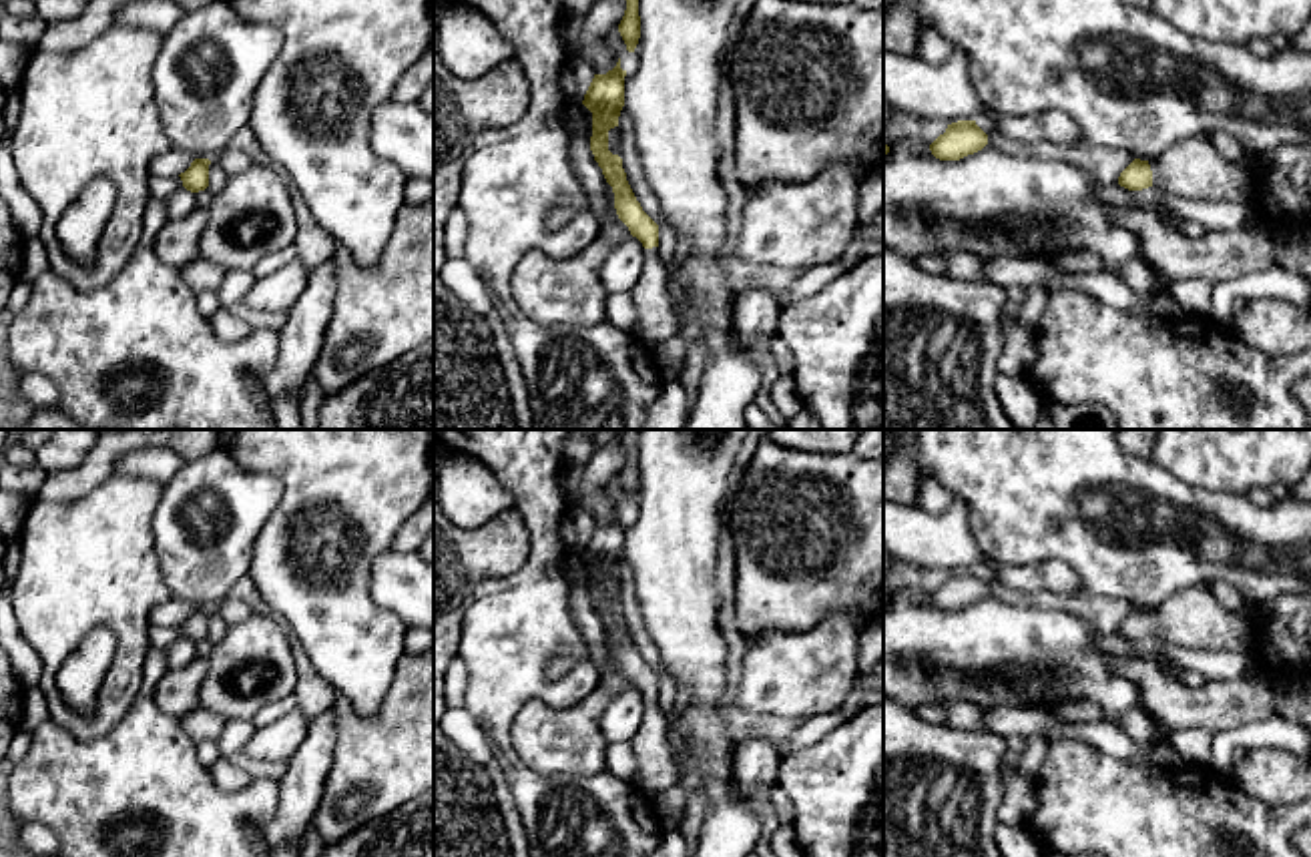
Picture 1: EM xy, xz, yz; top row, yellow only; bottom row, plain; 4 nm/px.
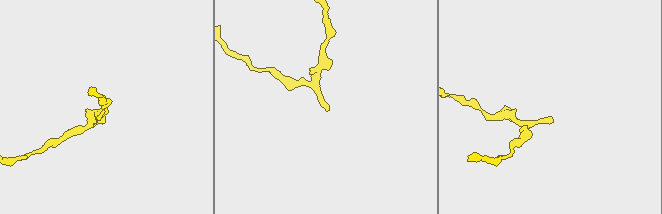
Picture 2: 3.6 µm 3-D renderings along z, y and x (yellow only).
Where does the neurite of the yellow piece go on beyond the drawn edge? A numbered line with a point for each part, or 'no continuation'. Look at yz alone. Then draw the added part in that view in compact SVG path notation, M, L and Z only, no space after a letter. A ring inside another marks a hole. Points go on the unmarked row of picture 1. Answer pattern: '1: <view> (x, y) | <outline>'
1: yz (1193, 619) | M1209 582L1195 584L1150 612L1152 636L1187 648L1243 652L1251 624L1221 608Z

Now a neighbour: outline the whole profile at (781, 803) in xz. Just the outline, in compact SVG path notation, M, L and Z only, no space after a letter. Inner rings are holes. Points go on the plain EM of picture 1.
M781 787L767 791L767 801L773 805L775 815L783 827L793 827L795 811L791 799Z

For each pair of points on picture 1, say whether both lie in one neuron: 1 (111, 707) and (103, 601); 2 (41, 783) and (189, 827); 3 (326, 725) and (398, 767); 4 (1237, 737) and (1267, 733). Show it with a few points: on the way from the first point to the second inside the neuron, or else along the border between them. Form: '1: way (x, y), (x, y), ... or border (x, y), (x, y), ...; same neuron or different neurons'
1: way (123, 681), (127, 669), (127, 627); same neuron
2: way (77, 787), (123, 807), (153, 807); same neuron
3: border (332, 709), (336, 725), (334, 763), (326, 777); different neurons
4: way (1245, 737), (1259, 735); same neuron

